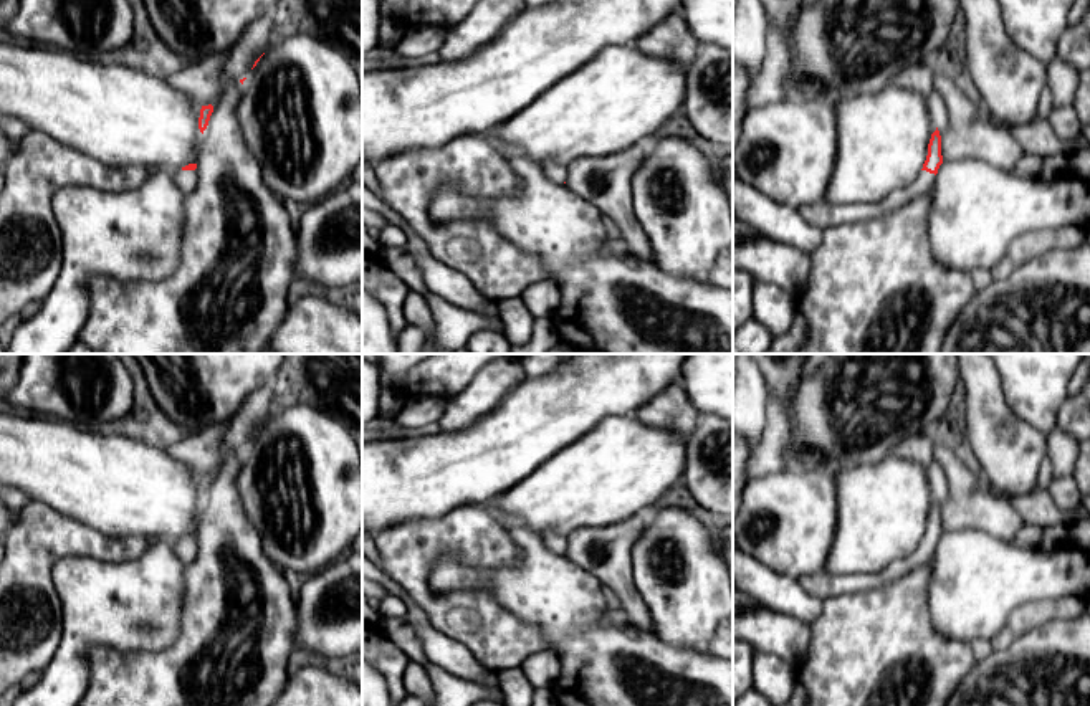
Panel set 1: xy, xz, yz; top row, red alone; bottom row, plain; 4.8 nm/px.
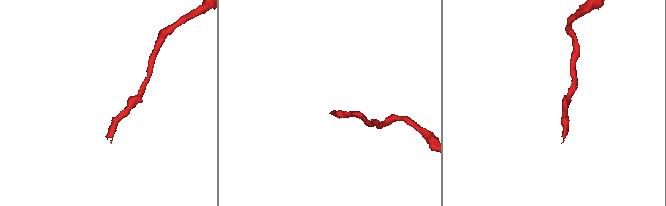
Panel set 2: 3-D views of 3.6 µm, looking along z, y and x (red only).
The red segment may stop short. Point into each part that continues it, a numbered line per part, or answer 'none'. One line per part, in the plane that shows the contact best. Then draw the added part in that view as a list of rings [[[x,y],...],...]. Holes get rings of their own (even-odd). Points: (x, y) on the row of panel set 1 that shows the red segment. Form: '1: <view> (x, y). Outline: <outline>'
1: yz (822, 214). Outline: [[[921,170],[911,185],[890,193],[878,203],[837,205],[820,200],[817,203],[802,205],[797,210],[809,223],[825,230],[834,225],[868,220],[896,210],[906,205],[910,200],[926,193],[933,185],[933,180],[935,174]]]

